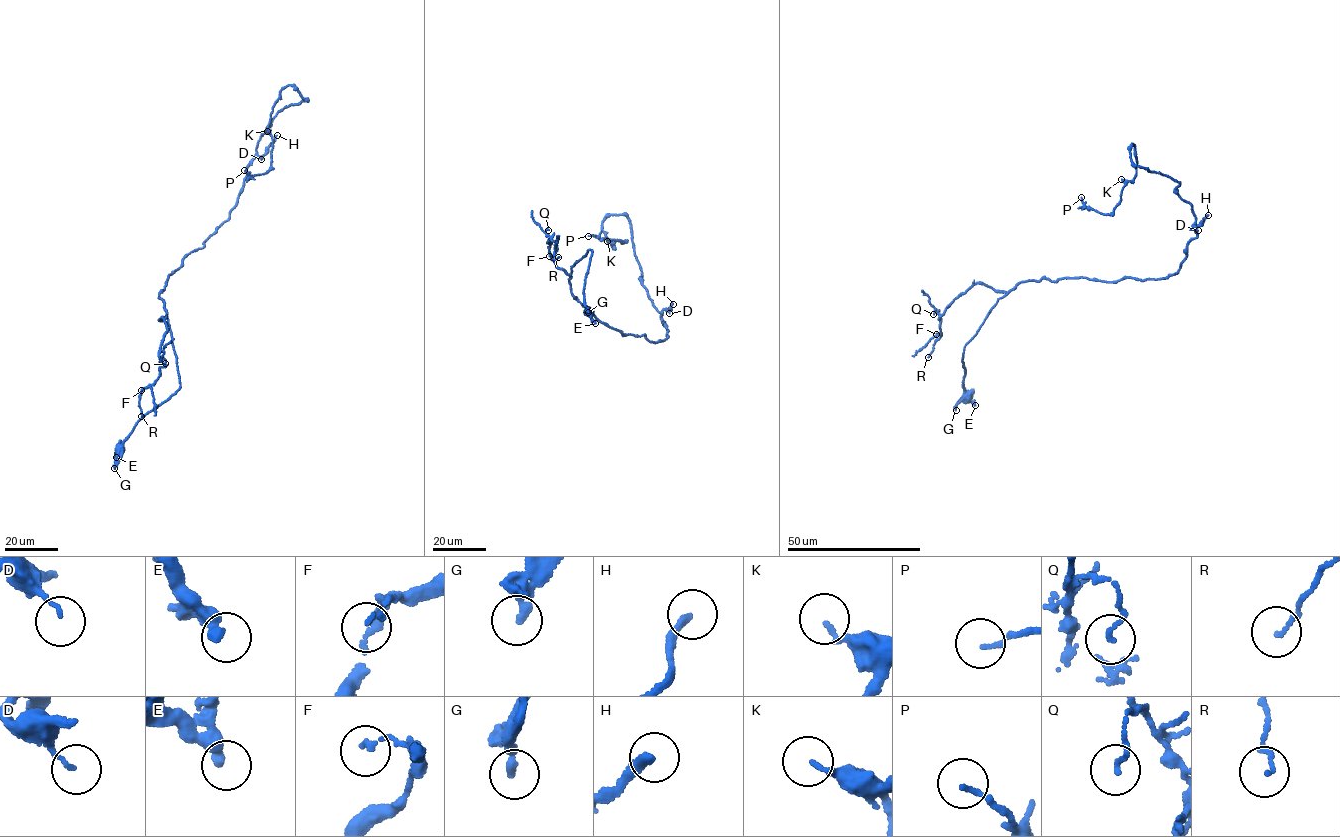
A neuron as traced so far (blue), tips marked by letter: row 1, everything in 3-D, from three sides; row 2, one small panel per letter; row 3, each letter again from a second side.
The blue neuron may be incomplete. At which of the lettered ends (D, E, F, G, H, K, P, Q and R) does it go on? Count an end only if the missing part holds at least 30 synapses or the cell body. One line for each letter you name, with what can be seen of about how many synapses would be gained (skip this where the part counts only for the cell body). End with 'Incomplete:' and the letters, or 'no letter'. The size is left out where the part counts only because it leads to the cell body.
H: Roughly 80 synapses
Incomplete: H

